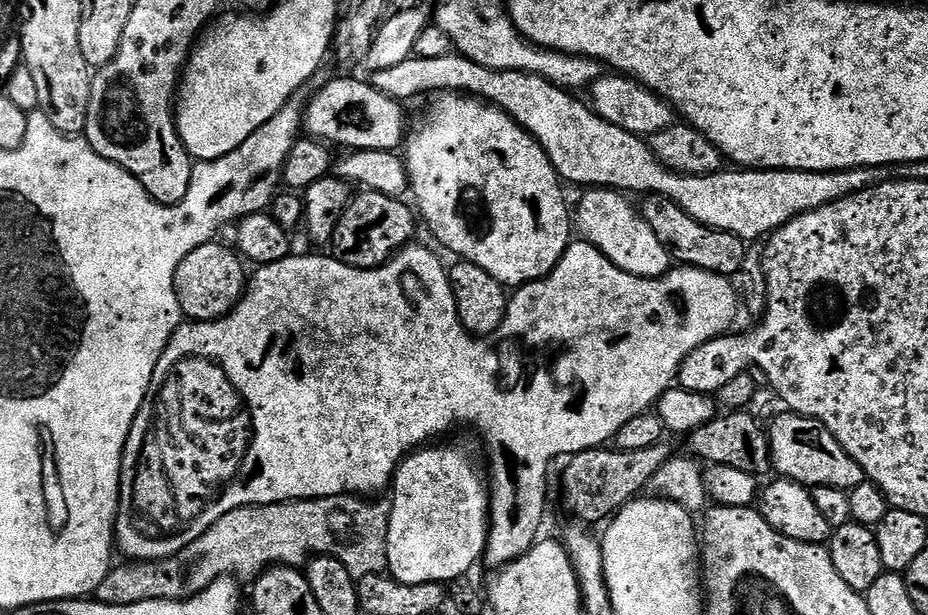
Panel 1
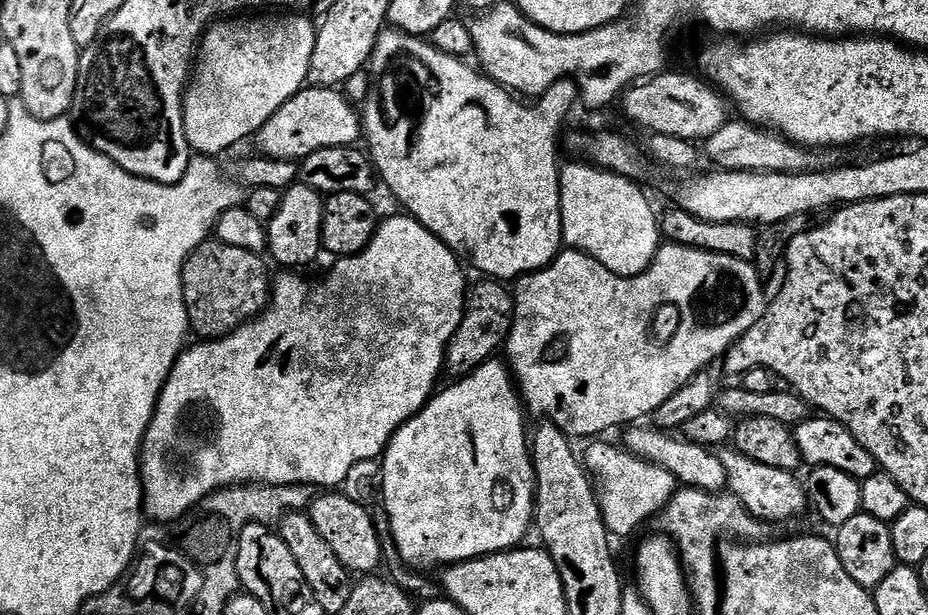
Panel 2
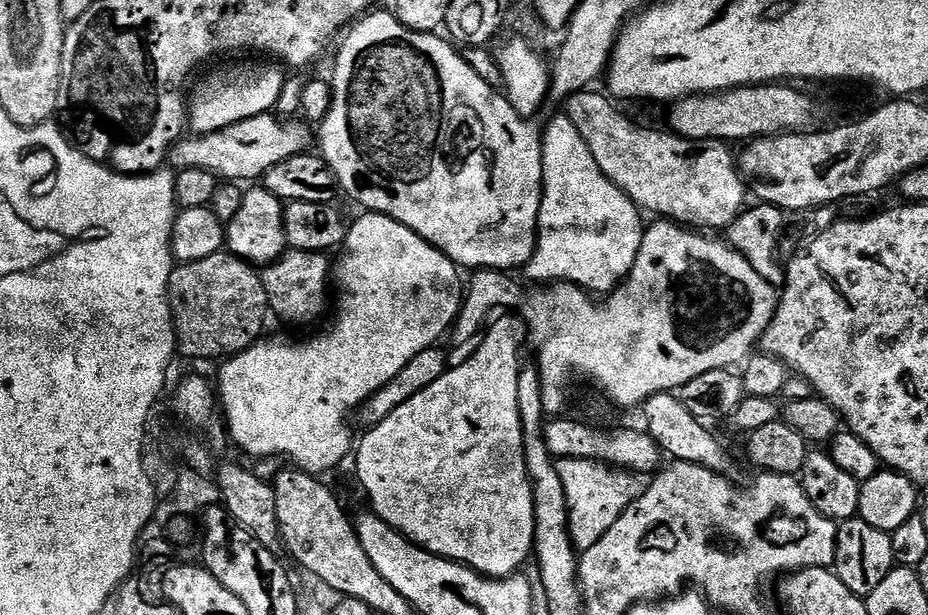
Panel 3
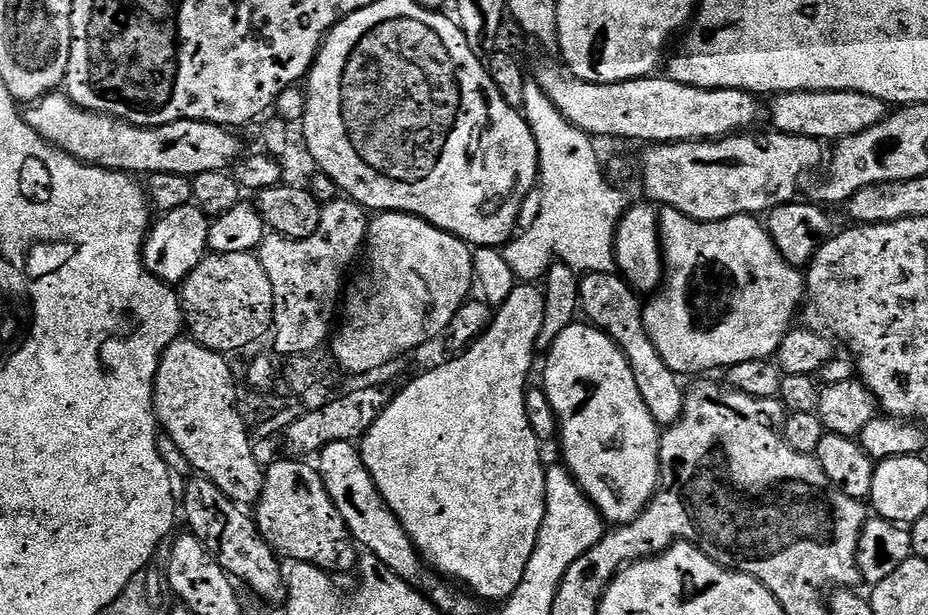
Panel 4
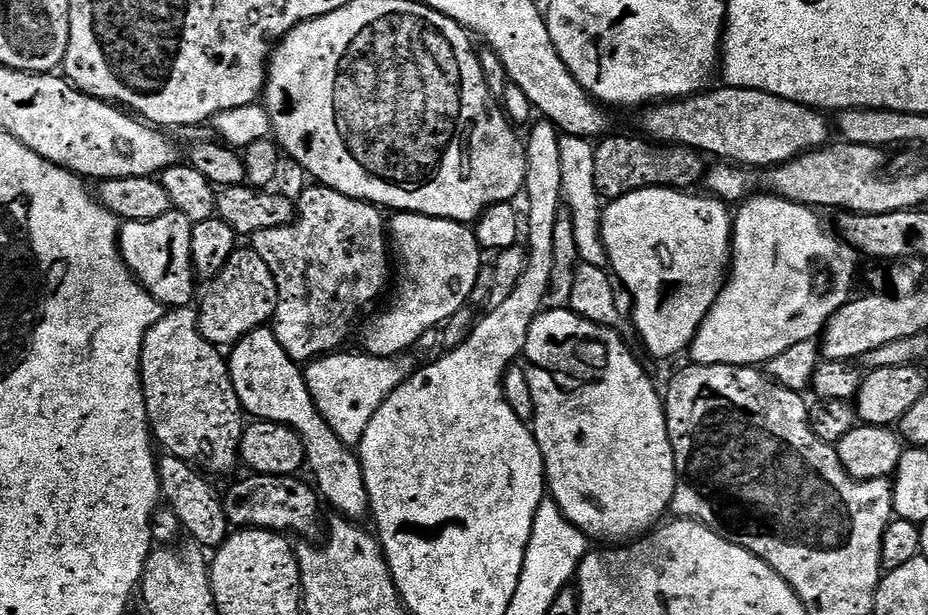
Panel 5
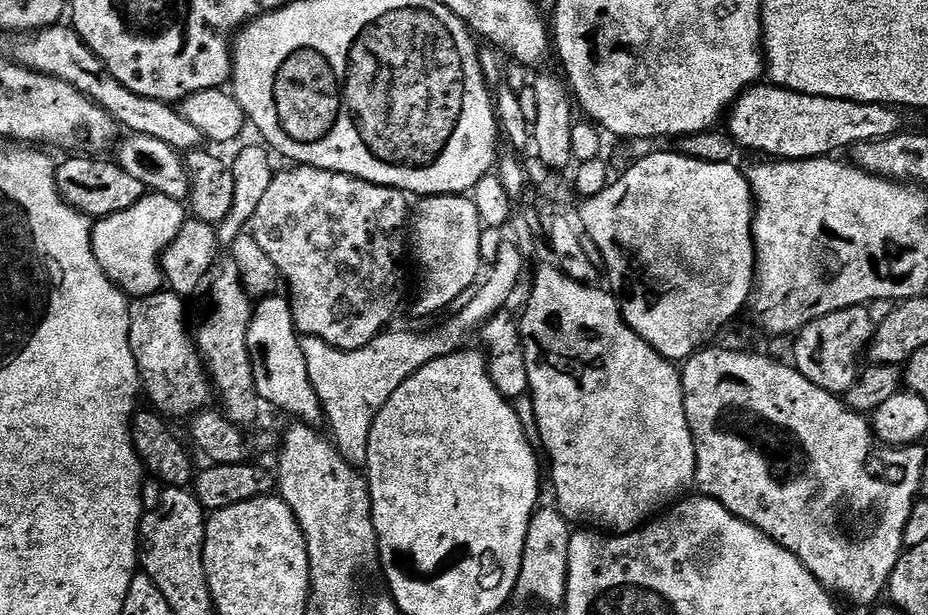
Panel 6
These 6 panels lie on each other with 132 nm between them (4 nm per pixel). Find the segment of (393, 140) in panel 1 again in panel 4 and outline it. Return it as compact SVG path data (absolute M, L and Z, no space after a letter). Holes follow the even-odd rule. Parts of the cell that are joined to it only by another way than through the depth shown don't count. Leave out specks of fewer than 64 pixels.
M49 94L37 100L27 109L26 119L31 128L61 152L89 166L111 168L113 172L173 172L194 178L207 172L224 172L241 155L240 140L232 133L235 131L223 124L179 120L157 128L136 128L114 116L85 112L66 94Z

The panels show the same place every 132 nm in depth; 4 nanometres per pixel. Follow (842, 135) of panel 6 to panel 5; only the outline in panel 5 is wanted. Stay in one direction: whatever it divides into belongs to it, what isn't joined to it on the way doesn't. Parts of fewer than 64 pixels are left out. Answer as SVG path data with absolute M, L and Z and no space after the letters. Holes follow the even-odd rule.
M713 87L711 90L705 90L682 100L657 103L648 116L649 134L647 135L653 141L663 142L668 146L685 145L705 154L713 152L716 158L736 166L749 164L752 168L765 168L765 170L777 164L784 164L787 160L793 160L795 156L801 156L804 152L811 152L813 148L822 148L829 143L828 120L824 117L827 115L823 111L808 108L805 104L799 104L793 100L783 100L780 96L769 92L759 92L753 88L723 87Z

